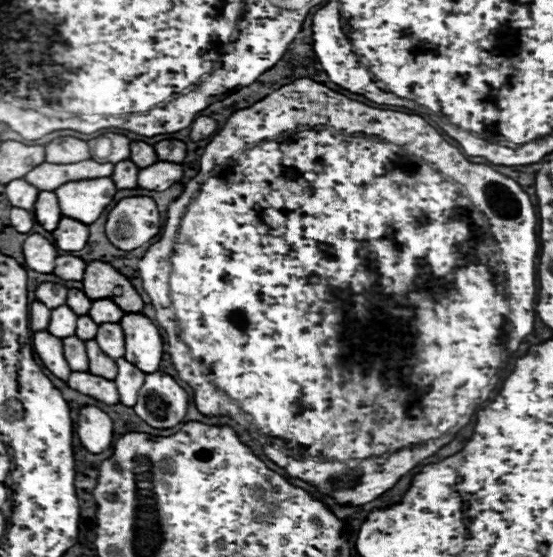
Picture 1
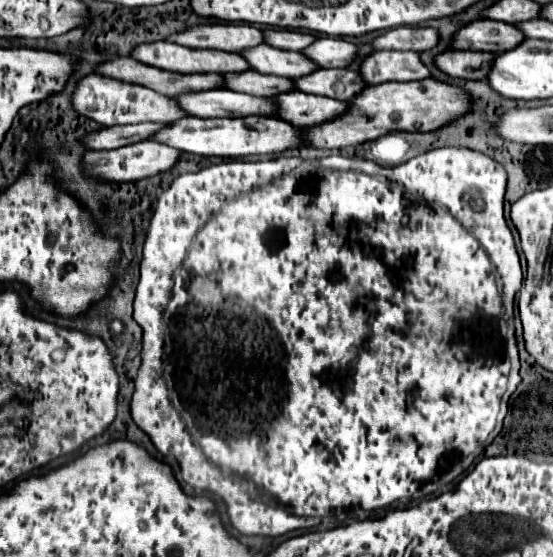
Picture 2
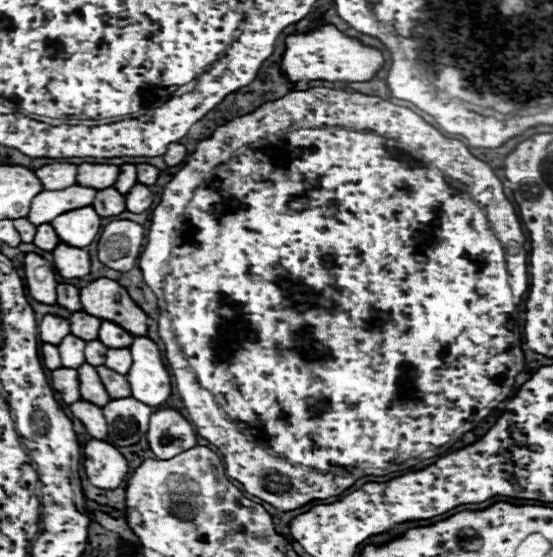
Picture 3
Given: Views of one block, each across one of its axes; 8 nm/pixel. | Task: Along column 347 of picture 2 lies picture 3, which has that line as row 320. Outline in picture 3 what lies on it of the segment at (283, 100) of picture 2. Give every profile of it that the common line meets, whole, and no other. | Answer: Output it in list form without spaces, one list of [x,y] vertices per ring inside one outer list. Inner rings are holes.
[[[102,320],[98,340],[100,340],[106,348],[128,348],[134,338],[132,338],[126,330],[122,330],[118,324]]]

